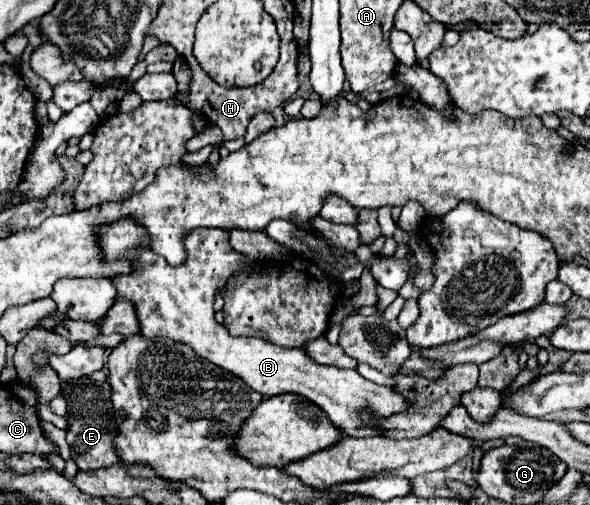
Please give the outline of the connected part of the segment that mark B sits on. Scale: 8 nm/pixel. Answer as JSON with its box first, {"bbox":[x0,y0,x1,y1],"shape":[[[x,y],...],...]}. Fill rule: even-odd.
{"bbox":[96,216,406,436],"shape":[[[130,216],[98,226],[96,234],[98,246],[106,260],[116,260],[124,256],[132,264],[130,274],[118,274],[110,280],[118,290],[118,300],[126,298],[134,304],[142,336],[166,336],[174,342],[188,344],[194,352],[198,352],[198,356],[242,378],[252,390],[260,392],[264,398],[286,392],[300,394],[318,404],[330,416],[330,420],[338,428],[342,428],[346,436],[366,436],[358,432],[358,428],[370,428],[356,416],[356,412],[362,408],[374,410],[380,416],[390,416],[406,410],[406,400],[402,400],[398,392],[388,386],[380,386],[366,380],[356,370],[338,370],[334,366],[318,364],[308,356],[304,348],[284,348],[254,336],[232,336],[222,324],[216,322],[216,290],[226,284],[228,276],[238,270],[238,260],[242,260],[242,256],[238,256],[238,252],[230,246],[230,230],[190,230],[182,238],[186,260],[180,266],[170,266],[162,256],[154,254],[150,248],[148,230]]]}

